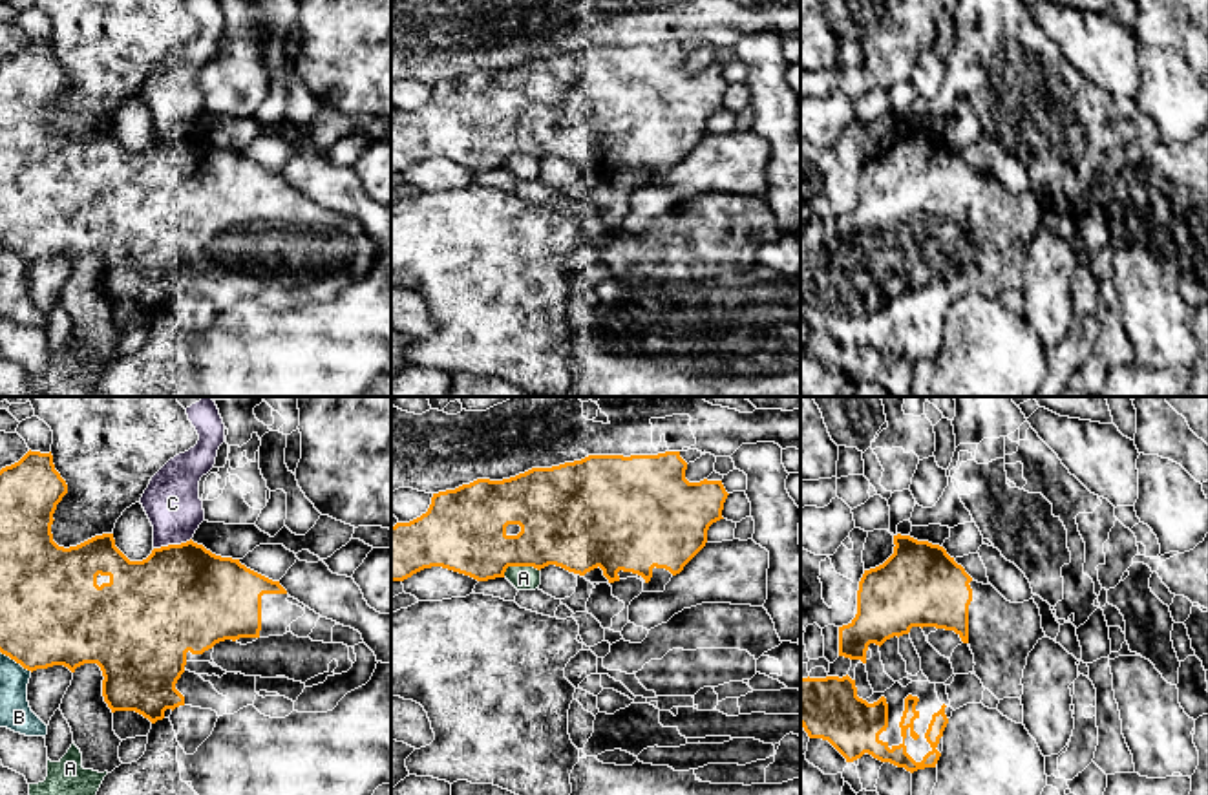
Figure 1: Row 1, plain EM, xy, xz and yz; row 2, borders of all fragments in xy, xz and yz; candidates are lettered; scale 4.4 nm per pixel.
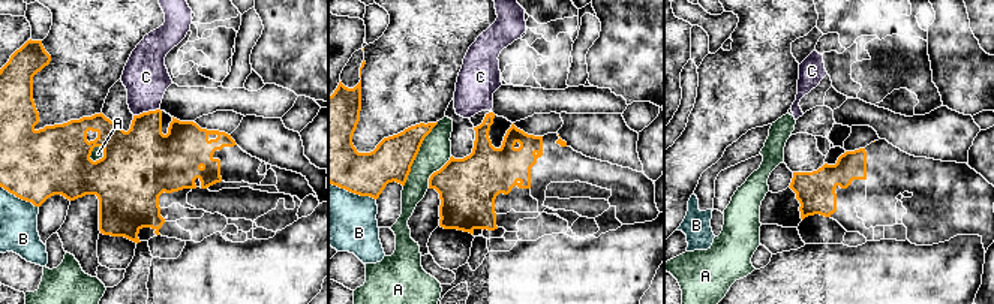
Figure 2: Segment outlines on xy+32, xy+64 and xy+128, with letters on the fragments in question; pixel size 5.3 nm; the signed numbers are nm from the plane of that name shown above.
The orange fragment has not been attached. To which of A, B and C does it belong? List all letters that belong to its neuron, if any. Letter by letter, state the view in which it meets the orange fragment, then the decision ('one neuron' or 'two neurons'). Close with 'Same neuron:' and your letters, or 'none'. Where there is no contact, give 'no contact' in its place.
A: meets orange in xz; two neurons
B: meets orange in xy; two neurons
C: meets orange in xy; two neurons
Same neuron: none

